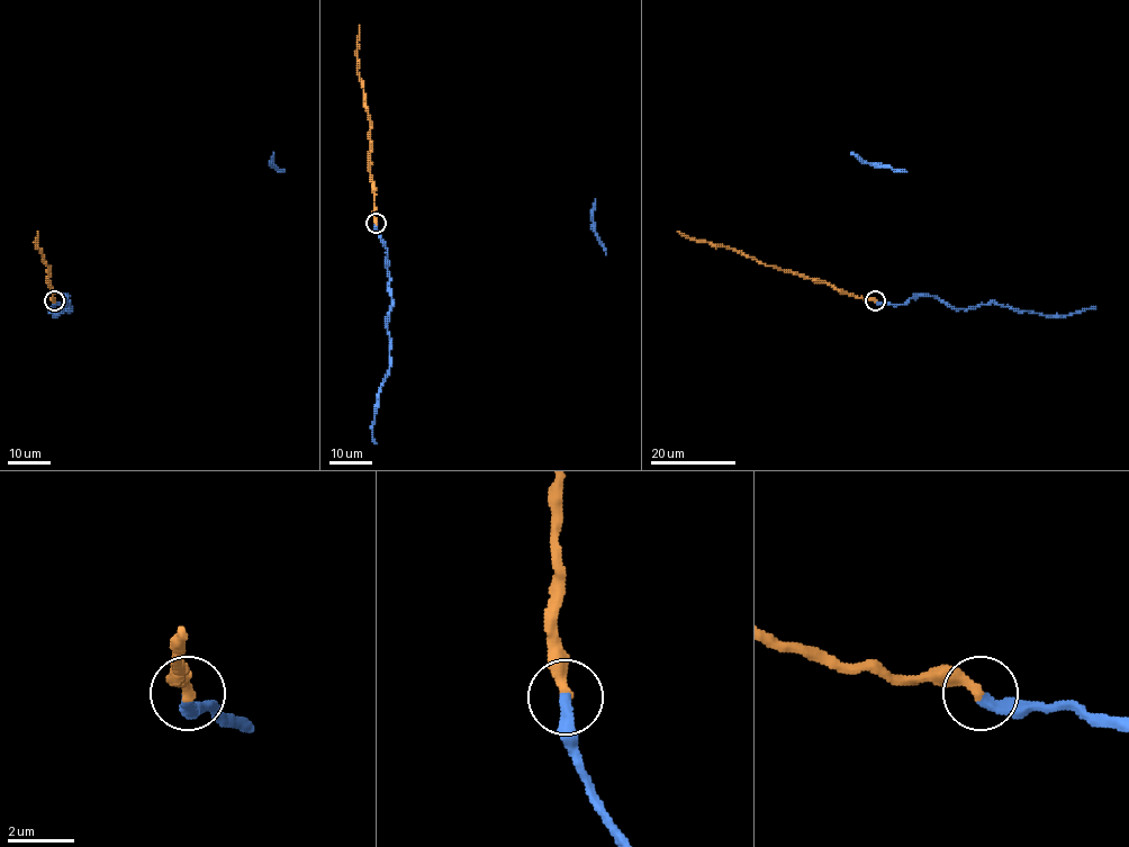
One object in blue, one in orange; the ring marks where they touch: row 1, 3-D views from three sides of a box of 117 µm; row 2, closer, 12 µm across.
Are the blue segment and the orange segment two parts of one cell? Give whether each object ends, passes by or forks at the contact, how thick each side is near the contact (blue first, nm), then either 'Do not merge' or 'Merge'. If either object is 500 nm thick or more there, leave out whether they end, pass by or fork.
At the ring blue ends. At the ring orange ends. Thickness 340 nm (blue) against 360 nm. Merge

